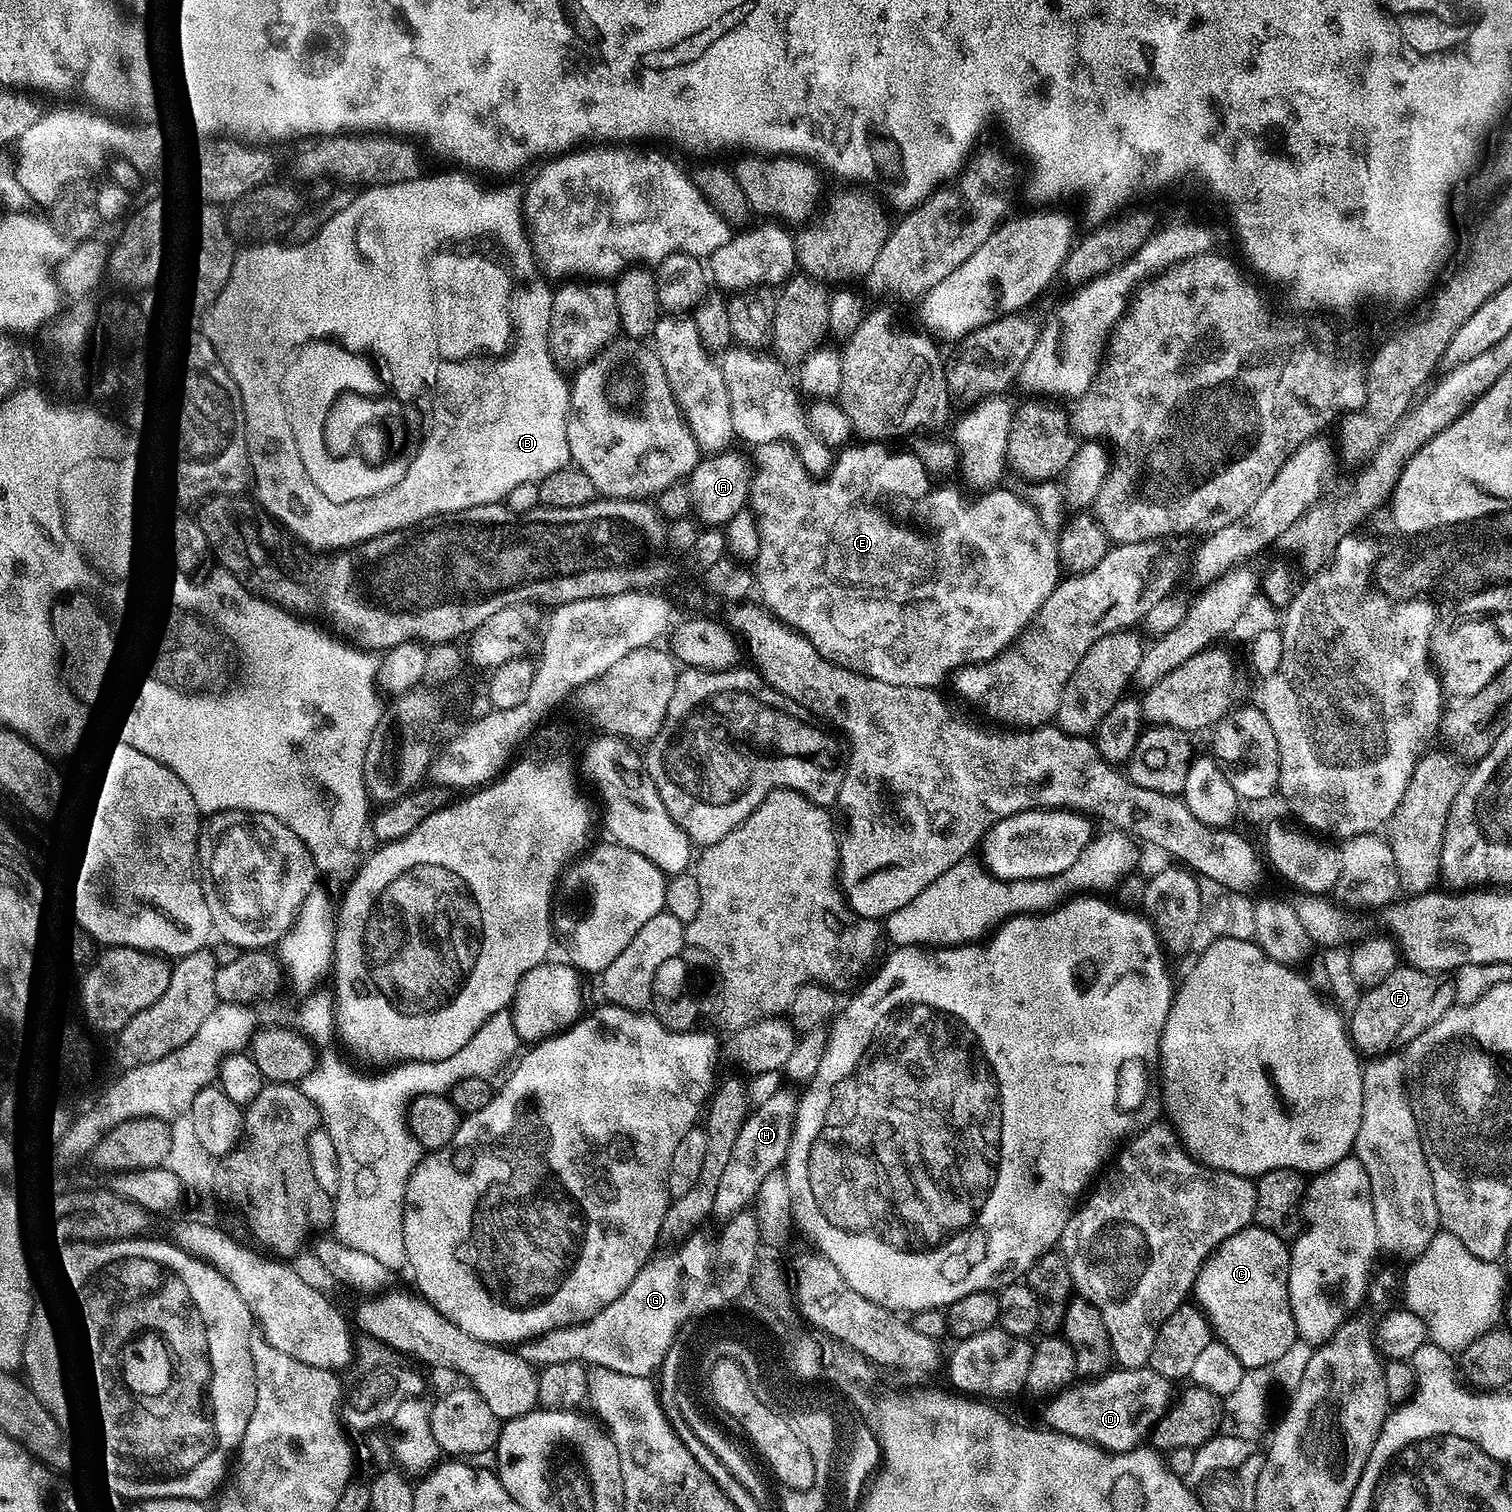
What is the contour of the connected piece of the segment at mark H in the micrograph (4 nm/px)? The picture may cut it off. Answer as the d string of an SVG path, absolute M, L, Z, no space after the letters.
M780 1088L766 1097L762 1104L749 1113L742 1131L730 1152L730 1159L721 1181L718 1184L718 1194L715 1195L713 1215L719 1221L728 1220L734 1214L743 1211L752 1198L759 1195L768 1174L783 1168L784 1160L790 1150L790 1138L796 1121L797 1093L788 1088Z

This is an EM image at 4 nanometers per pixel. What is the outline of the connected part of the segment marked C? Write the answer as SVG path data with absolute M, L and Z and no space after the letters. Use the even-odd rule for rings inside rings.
M1249 1226L1222 1241L1204 1259L1200 1273L1196 1275L1195 1303L1203 1310L1205 1318L1210 1322L1215 1339L1221 1340L1230 1350L1234 1350L1234 1358L1242 1362L1245 1370L1277 1361L1298 1338L1288 1297L1289 1255L1289 1245L1279 1240L1270 1230Z

